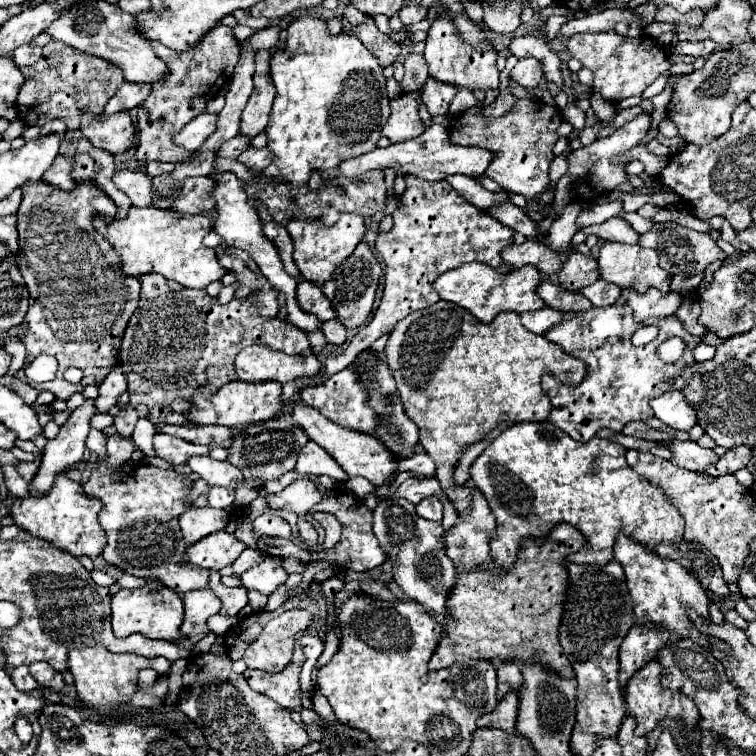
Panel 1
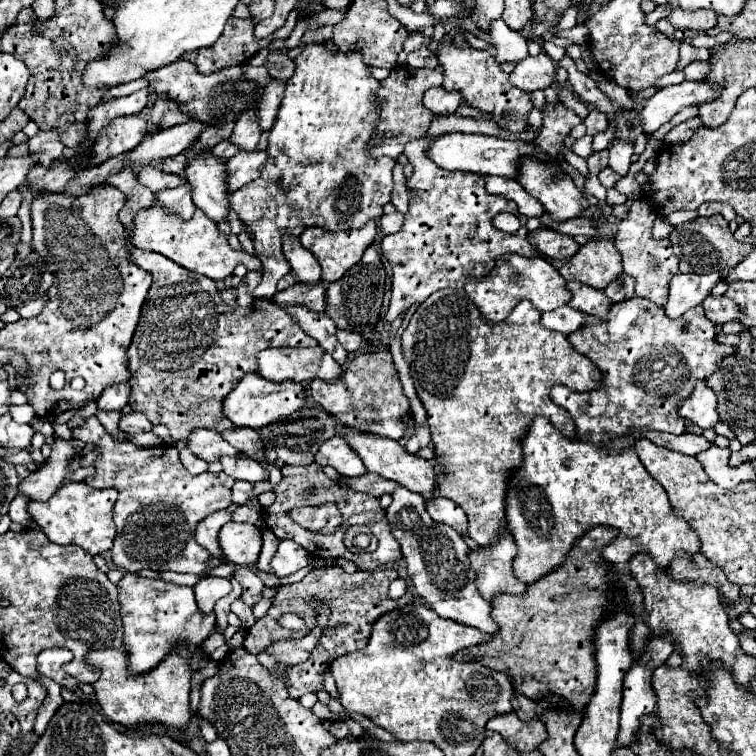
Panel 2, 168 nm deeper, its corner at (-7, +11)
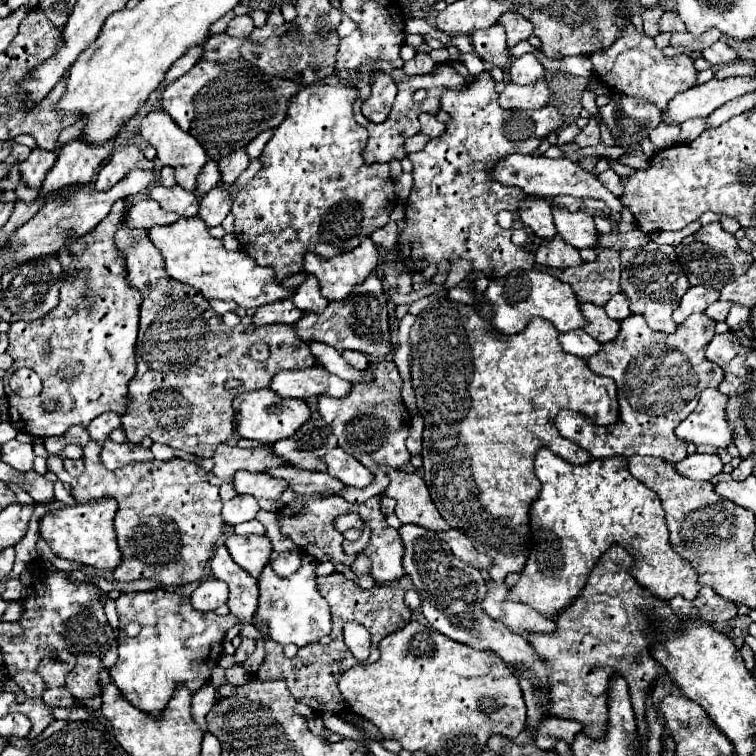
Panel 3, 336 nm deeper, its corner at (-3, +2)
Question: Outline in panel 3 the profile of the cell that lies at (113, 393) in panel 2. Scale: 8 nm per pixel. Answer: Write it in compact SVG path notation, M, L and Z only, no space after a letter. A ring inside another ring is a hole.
M105 412L101 414L99 418L95 418L91 424L89 424L89 438L103 444L109 434L115 430L115 428L121 428L121 418L115 414L115 412Z

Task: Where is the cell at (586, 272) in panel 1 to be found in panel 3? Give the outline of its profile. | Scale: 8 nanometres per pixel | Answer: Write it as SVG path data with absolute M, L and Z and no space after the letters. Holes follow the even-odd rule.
M599 250L595 262L565 268L559 276L561 282L567 282L575 290L581 304L593 302L597 306L605 306L619 292L619 278L619 250Z

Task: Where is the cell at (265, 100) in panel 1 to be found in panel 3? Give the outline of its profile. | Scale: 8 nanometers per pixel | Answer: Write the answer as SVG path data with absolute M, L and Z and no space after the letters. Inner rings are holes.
M241 148L241 150L235 150L233 154L229 154L229 156L225 156L225 158L221 158L221 160L219 160L219 170L221 170L221 174L223 174L221 184L223 184L223 186L231 186L231 184L237 180L237 176L239 176L247 166L249 166L249 158L247 158L247 154L245 154L243 148Z

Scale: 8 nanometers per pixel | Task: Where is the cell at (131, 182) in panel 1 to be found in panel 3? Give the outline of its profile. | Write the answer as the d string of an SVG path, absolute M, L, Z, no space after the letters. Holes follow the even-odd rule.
M153 186L149 190L149 196L153 200L157 200L161 206L165 206L165 210L169 212L177 212L183 218L193 218L197 216L199 210L199 200L195 194L183 190L181 186L173 186L173 188L165 188L165 186Z

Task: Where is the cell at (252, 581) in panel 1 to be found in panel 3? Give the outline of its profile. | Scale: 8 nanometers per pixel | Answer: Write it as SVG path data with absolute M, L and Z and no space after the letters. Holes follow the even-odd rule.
M283 552L273 562L271 568L277 576L291 576L301 566L301 554L299 552Z

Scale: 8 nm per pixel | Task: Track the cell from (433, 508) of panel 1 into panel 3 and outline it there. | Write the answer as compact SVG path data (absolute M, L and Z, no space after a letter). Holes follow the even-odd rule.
M447 530L447 532L439 532L439 536L449 544L455 558L467 562L469 566L475 566L477 570L489 570L491 568L491 558L487 558L487 554L479 554L473 548L471 540L463 532Z

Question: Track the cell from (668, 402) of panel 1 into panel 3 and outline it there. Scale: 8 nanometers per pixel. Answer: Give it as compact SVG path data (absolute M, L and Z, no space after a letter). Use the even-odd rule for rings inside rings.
M715 388L703 390L699 406L677 426L677 436L695 446L709 444L715 448L727 448L733 444L733 432L725 420L725 406L725 394Z

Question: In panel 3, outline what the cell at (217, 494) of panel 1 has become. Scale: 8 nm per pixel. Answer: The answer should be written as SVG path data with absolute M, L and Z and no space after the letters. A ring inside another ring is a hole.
M235 496L223 504L223 518L231 526L253 520L257 512L259 512L259 504L251 496Z

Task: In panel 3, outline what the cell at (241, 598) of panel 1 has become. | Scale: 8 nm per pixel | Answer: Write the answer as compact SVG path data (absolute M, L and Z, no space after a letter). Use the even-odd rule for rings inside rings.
M243 638L241 646L239 646L237 652L235 652L235 664L237 664L237 666L243 666L243 662L253 654L253 650L255 650L255 640Z

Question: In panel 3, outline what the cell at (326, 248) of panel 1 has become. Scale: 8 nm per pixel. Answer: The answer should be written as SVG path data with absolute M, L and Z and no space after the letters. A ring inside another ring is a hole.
M367 238L355 250L333 256L329 260L315 254L307 254L303 264L305 272L315 274L315 278L319 280L323 298L327 298L329 302L343 300L353 292L359 282L363 282L377 268L379 250Z

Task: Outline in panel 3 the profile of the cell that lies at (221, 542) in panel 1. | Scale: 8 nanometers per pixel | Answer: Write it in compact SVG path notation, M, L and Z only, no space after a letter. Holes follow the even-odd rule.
M227 534L225 546L231 554L231 558L247 570L253 578L259 578L263 568L271 562L273 546L271 540L263 534L251 534L251 536L237 536L237 534Z

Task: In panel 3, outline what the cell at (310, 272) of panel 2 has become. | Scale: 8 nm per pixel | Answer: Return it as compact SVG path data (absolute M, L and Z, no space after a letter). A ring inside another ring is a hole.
M313 274L307 276L307 280L295 290L293 294L293 304L303 310L303 312L315 312L315 314L321 314L325 308L327 308L327 300L321 296L319 292L319 282L315 280Z

